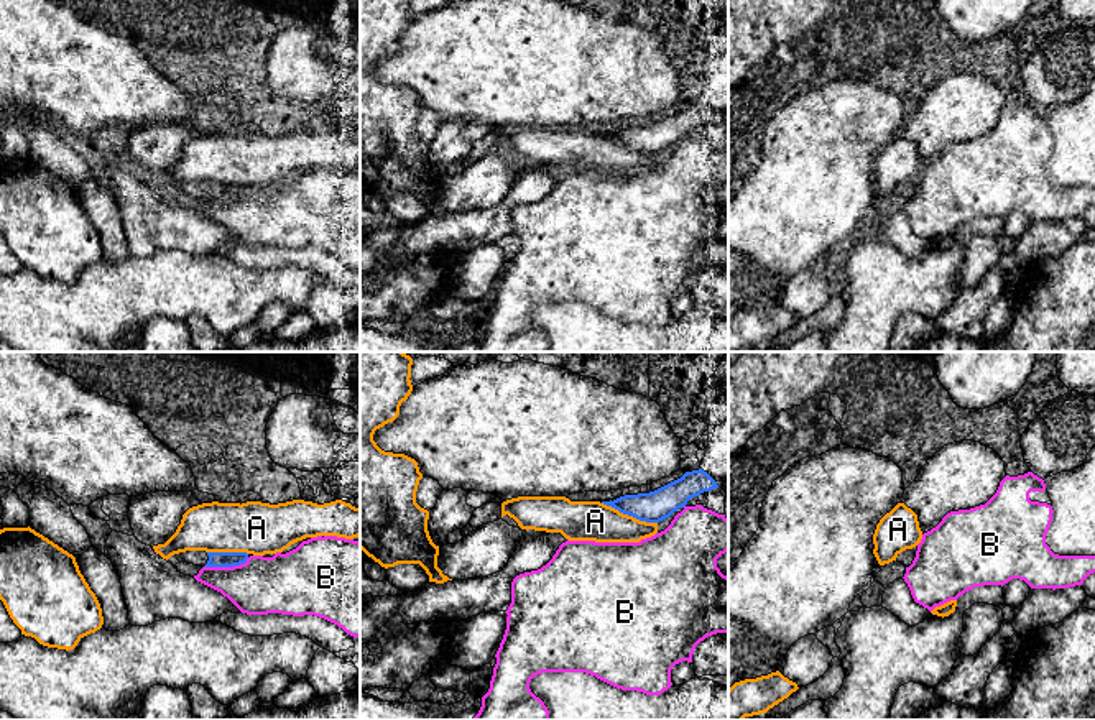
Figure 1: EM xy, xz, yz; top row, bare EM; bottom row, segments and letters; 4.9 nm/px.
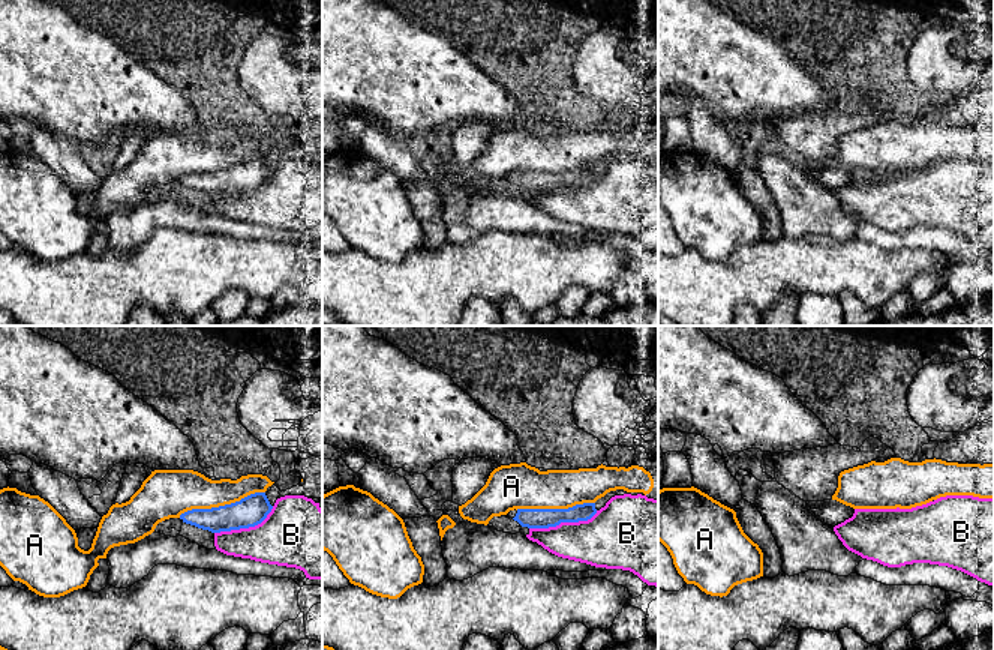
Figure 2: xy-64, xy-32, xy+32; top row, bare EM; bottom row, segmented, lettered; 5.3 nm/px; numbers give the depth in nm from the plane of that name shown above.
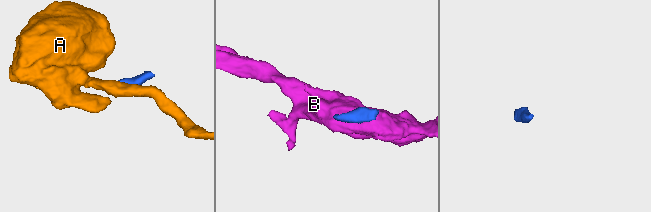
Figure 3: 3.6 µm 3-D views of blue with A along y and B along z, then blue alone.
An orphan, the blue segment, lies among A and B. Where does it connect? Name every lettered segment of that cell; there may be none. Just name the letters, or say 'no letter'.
no letter

